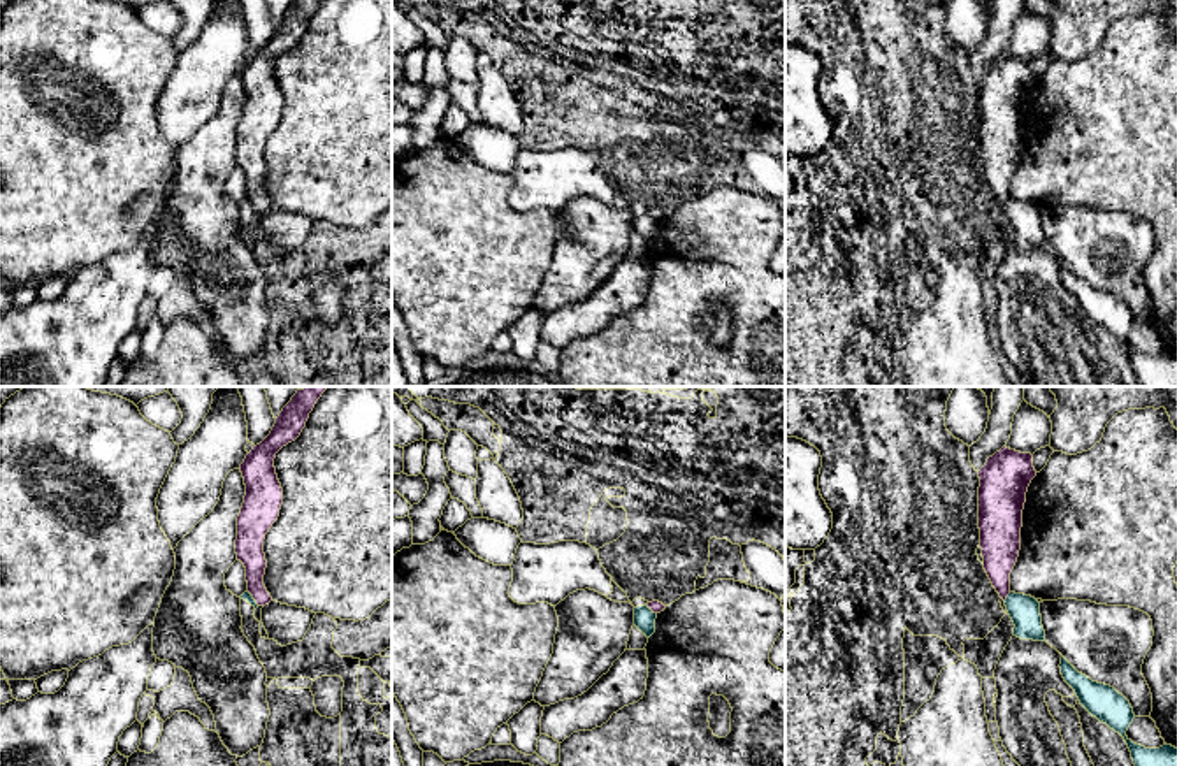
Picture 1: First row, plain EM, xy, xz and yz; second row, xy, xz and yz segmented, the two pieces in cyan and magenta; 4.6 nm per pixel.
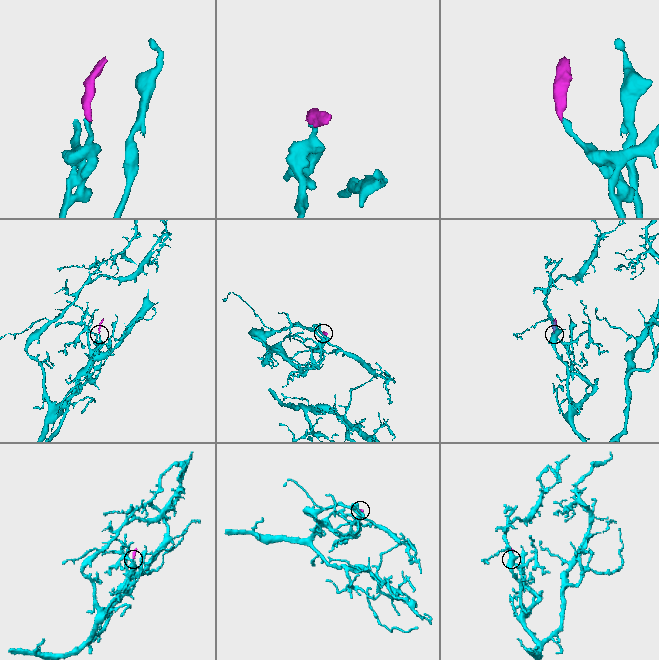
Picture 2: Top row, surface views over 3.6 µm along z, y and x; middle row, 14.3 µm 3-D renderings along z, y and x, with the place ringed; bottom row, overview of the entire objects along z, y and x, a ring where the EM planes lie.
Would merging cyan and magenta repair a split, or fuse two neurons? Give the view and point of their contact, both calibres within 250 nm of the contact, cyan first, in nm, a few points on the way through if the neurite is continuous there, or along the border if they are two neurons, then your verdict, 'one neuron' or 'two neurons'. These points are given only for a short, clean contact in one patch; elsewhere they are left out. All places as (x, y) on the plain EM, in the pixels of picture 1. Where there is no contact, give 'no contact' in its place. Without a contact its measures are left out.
meets cyan in yz at (1007, 202); 140 nm thick on the cyan side, 180 nm on the other; border along yz (1010, 199), (1003, 206); two neurons

